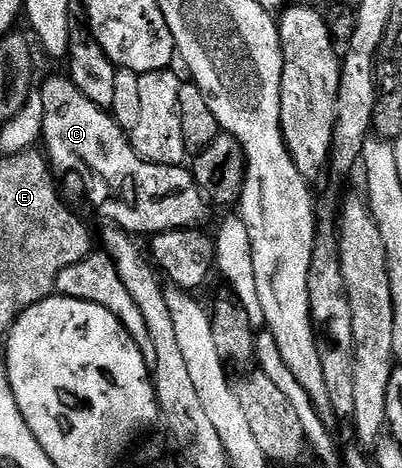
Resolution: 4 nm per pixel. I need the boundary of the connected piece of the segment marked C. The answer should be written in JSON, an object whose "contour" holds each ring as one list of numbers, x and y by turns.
{"contour":[[68,76,51,77,39,88,43,102,41,139,48,164,59,175,77,173,82,179,84,198,108,224,132,235,156,235,171,230,199,229,205,225,209,203,197,187,194,174,186,166,153,164,137,155,126,130,106,110,85,99]]}

